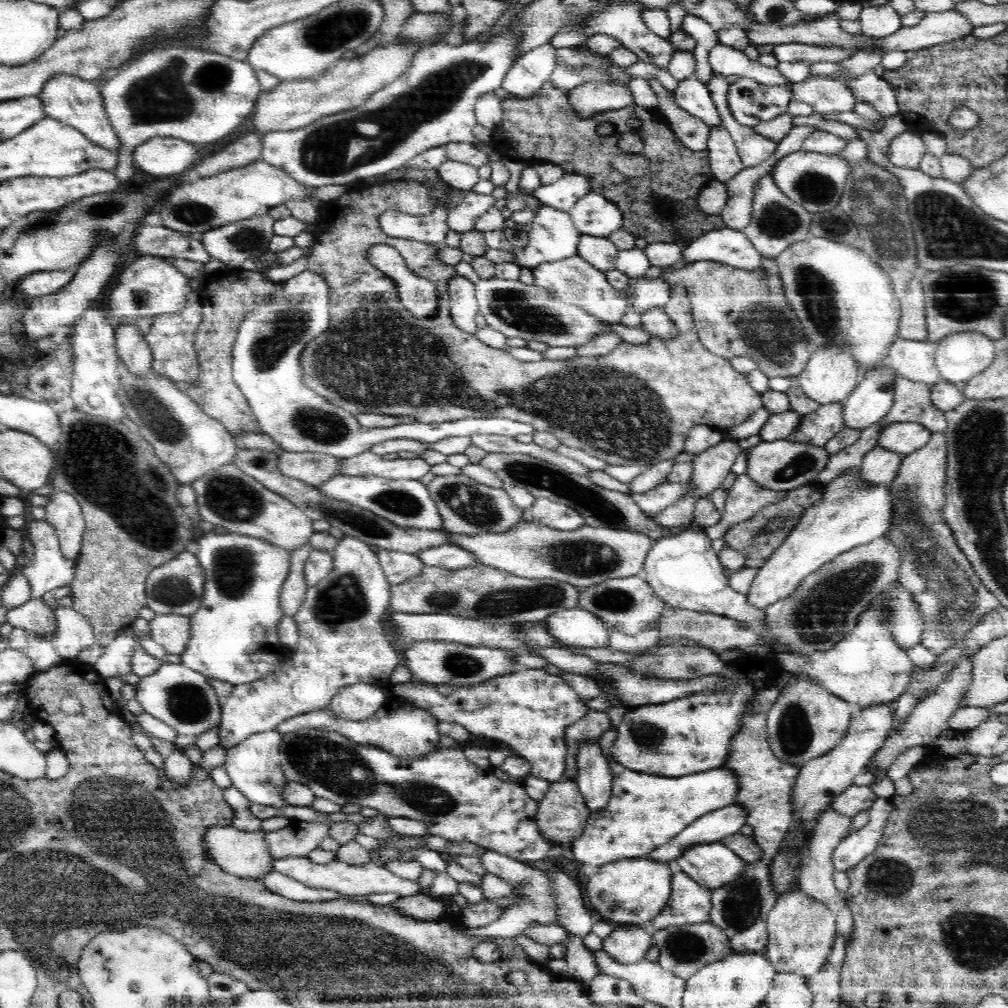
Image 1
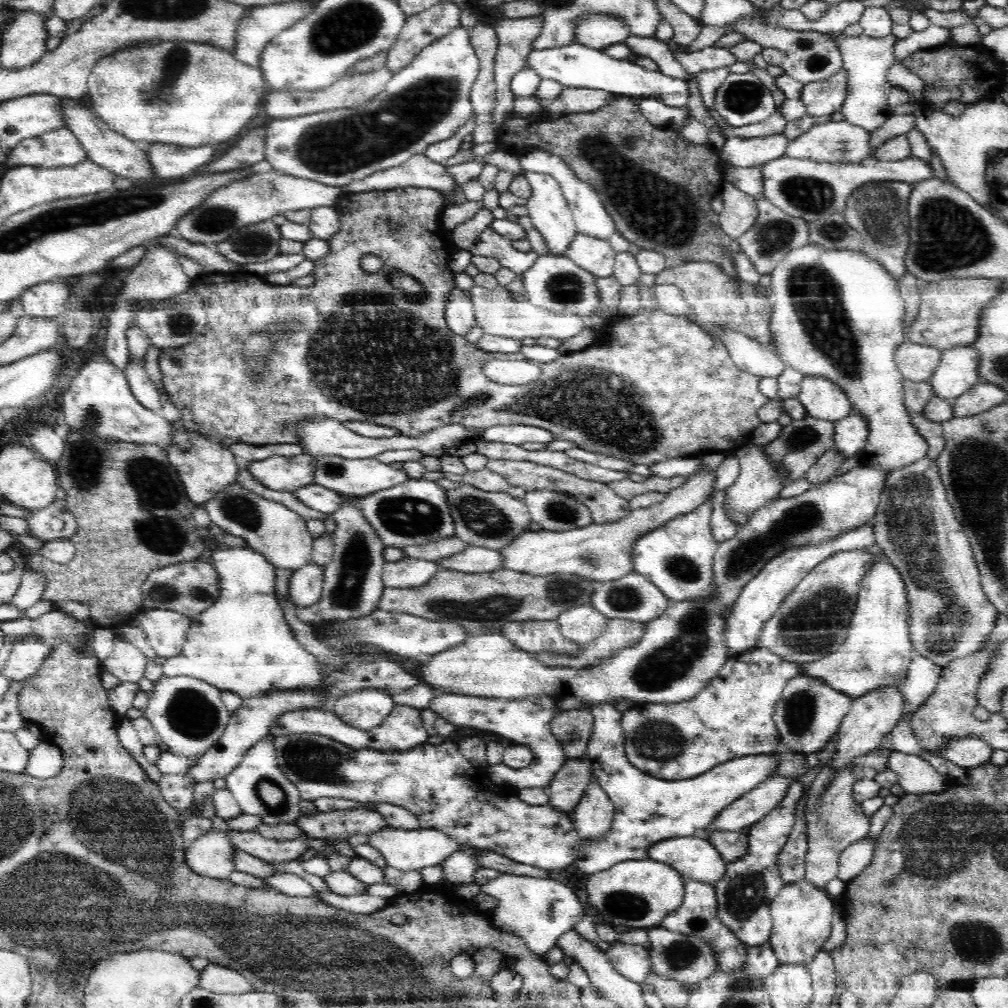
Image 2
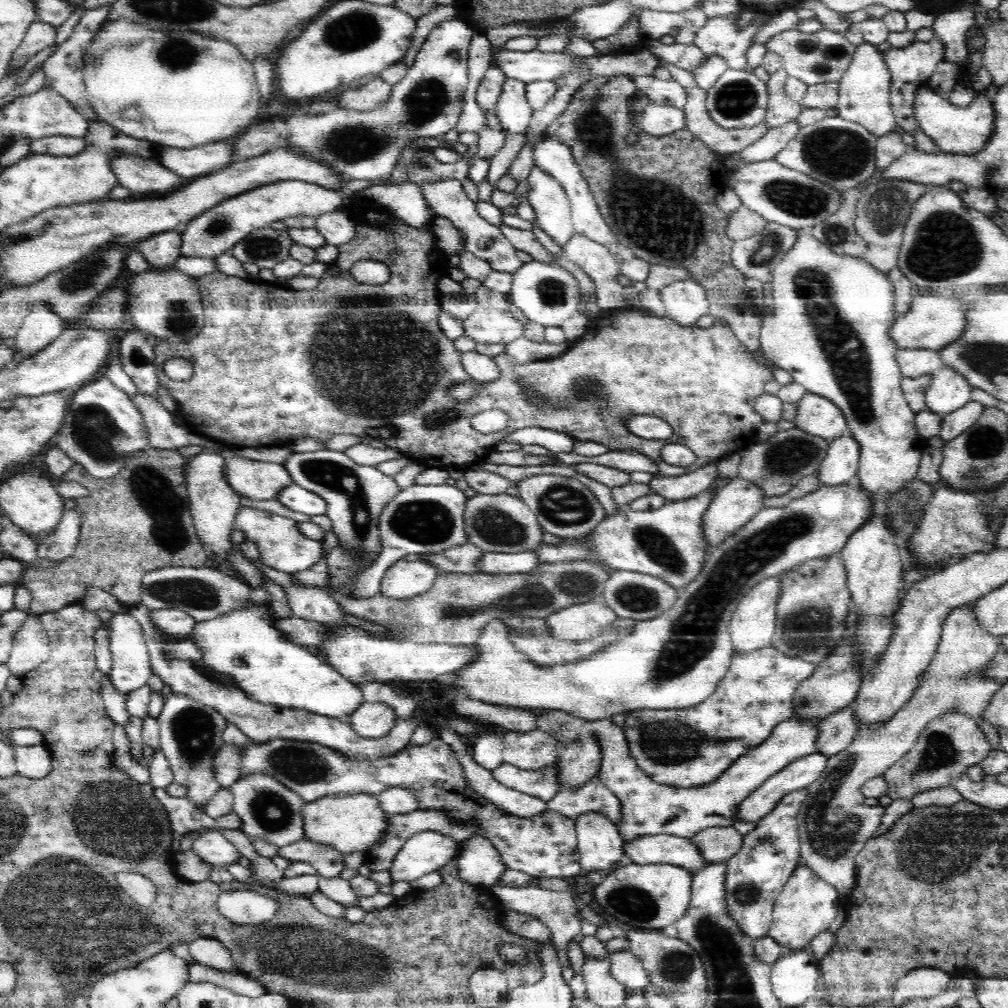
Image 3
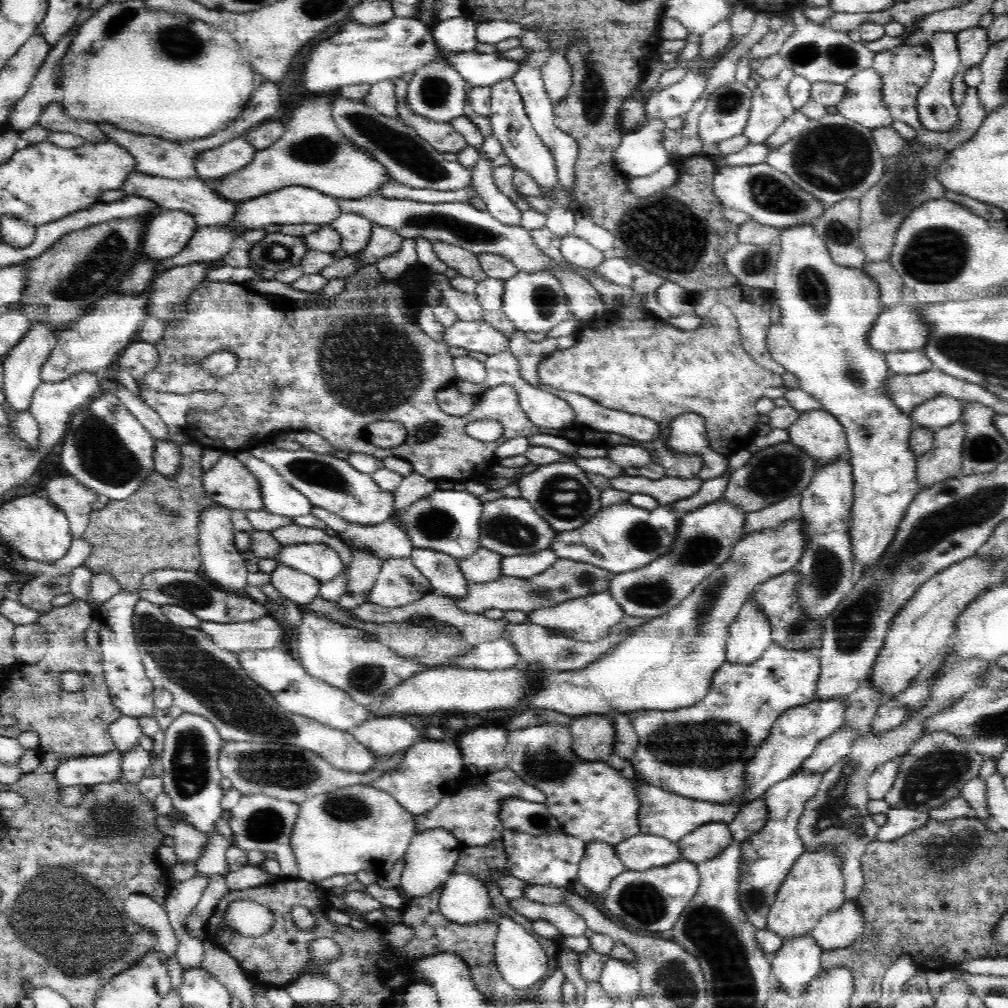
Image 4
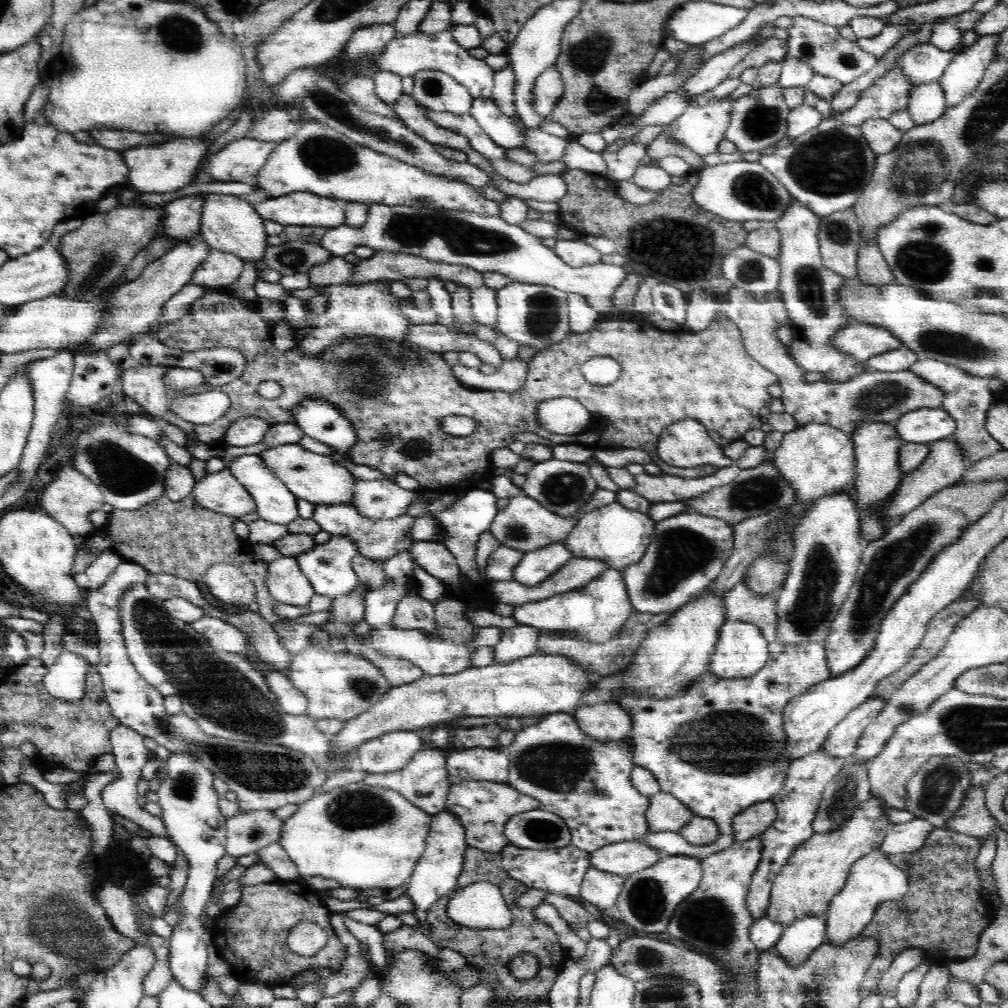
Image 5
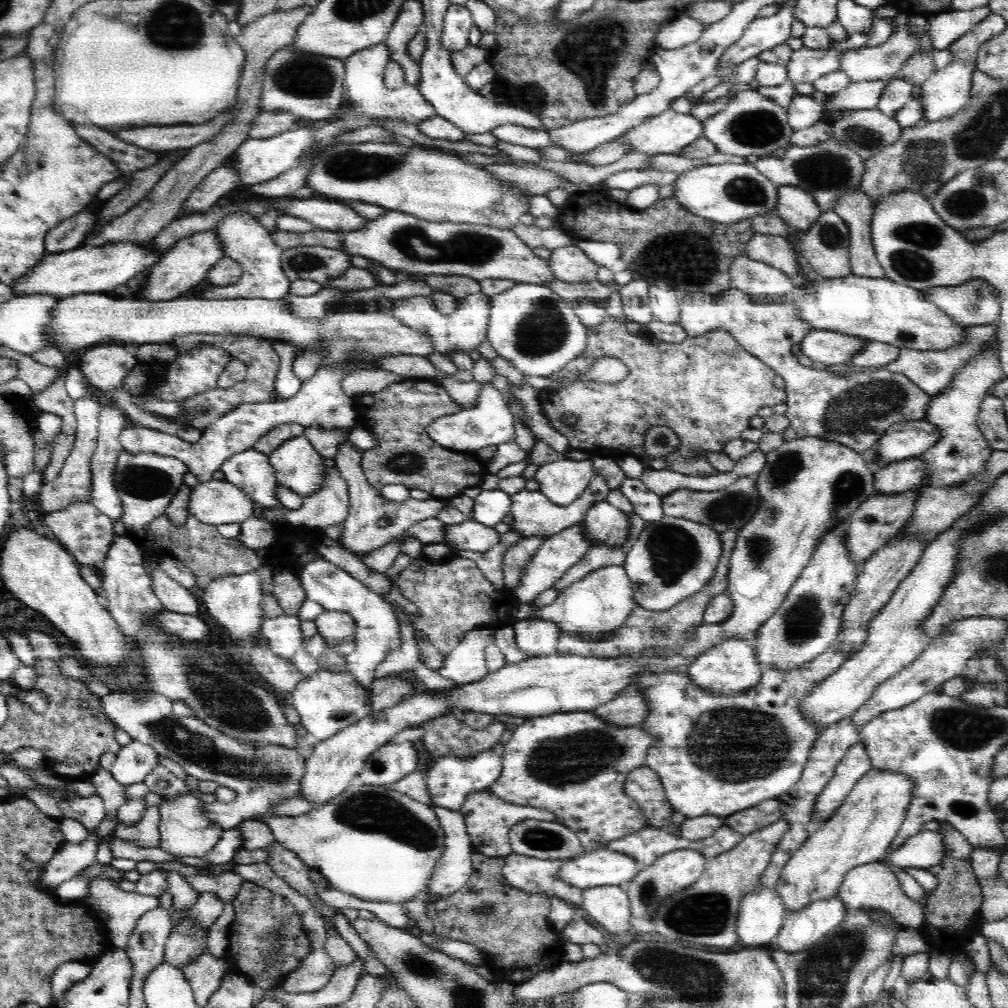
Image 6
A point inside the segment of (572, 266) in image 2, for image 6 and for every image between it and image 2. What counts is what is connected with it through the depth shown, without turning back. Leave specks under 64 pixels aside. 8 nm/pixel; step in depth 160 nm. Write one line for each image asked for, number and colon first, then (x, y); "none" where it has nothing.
3: (547, 294)
4: (533, 301)
5: (536, 315)
6: (538, 332)

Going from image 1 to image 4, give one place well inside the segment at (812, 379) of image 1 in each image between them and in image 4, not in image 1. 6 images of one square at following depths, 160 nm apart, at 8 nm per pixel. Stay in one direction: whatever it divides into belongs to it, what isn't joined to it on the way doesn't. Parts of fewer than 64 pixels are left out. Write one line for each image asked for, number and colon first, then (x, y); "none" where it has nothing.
2: (822, 399)
3: (818, 416)
4: (818, 433)

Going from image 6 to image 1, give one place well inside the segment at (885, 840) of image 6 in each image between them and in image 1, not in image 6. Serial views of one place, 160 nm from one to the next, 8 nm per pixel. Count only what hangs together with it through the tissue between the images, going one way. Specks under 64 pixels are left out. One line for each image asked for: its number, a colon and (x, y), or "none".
1: (801, 929)
2: (801, 913)
3: (807, 905)
4: (814, 885)
5: (818, 869)

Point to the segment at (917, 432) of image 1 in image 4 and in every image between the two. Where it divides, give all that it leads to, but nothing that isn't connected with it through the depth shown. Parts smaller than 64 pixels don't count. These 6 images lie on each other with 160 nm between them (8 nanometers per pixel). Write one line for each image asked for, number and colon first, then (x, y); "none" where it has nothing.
2: (838, 314)
3: (829, 328)
4: (827, 311)

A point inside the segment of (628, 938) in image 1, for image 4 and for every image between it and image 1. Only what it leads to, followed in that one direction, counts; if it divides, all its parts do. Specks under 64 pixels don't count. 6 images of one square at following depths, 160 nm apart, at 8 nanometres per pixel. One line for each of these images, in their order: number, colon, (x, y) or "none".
2: (631, 960)
3: (625, 967)
4: (621, 982)

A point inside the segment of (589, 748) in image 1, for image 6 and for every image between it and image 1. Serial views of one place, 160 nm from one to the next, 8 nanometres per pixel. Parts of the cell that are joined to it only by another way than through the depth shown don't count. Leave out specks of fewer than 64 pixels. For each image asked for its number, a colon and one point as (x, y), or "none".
2: (592, 816)
3: (600, 847)
4: (599, 866)
5: (602, 889)
6: (608, 905)

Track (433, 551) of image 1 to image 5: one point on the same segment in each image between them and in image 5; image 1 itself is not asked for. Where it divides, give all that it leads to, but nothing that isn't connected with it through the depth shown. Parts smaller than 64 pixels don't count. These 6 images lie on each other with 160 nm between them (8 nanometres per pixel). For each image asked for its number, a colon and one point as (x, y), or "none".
2: (473, 559)
3: (516, 563)
4: (523, 566)
5: (536, 566)

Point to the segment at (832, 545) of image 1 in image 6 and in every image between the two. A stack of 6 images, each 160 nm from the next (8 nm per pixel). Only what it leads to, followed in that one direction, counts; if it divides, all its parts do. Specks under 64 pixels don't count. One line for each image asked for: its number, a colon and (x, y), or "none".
2: (762, 596)
3: (752, 627)
4: (749, 637)
5: (741, 652)
6: (728, 668)

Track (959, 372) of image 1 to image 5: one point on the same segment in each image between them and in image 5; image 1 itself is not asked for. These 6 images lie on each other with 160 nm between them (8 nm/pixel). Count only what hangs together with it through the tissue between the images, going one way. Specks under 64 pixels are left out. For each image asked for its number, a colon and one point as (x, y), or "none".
2: (956, 373)
3: (949, 390)
4: (936, 413)
5: (928, 425)

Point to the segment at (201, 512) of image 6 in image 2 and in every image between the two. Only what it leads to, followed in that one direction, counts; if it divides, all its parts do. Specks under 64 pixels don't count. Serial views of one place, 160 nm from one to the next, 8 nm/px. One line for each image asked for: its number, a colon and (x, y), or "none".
2: (281, 473)
3: (255, 479)
4: (229, 484)
5: (220, 492)

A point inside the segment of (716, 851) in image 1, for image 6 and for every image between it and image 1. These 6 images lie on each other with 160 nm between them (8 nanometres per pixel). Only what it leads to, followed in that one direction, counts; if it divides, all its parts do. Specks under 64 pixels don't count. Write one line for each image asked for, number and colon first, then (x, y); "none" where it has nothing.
2: (695, 857)
3: (651, 849)
4: (640, 852)
5: (624, 858)
6: (600, 867)

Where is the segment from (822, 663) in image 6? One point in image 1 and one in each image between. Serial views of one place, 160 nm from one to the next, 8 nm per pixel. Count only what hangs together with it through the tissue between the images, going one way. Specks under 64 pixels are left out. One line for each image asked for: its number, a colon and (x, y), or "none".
1: (692, 734)
2: (733, 717)
3: (692, 747)
4: (701, 751)
5: (718, 747)

